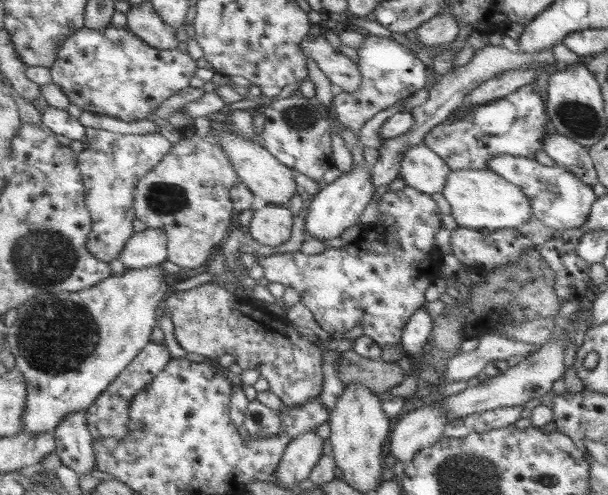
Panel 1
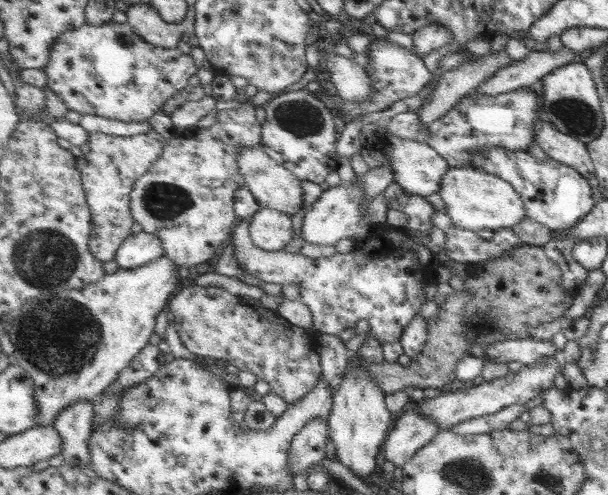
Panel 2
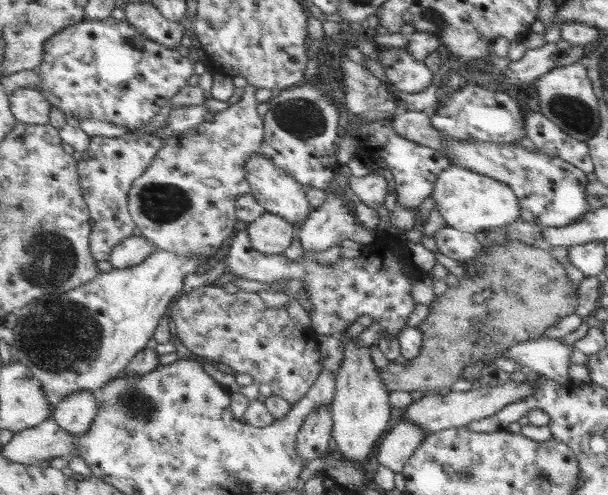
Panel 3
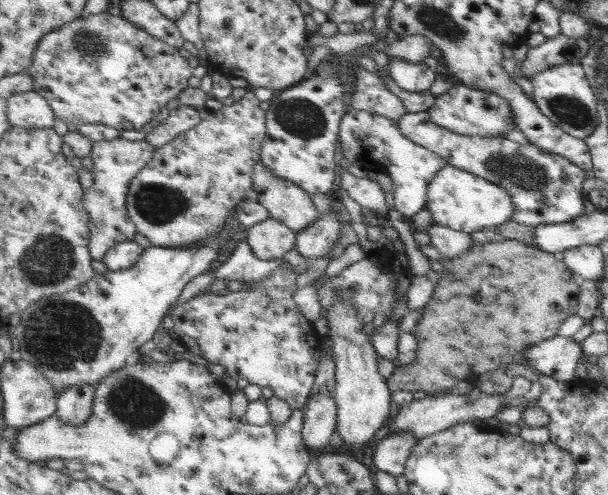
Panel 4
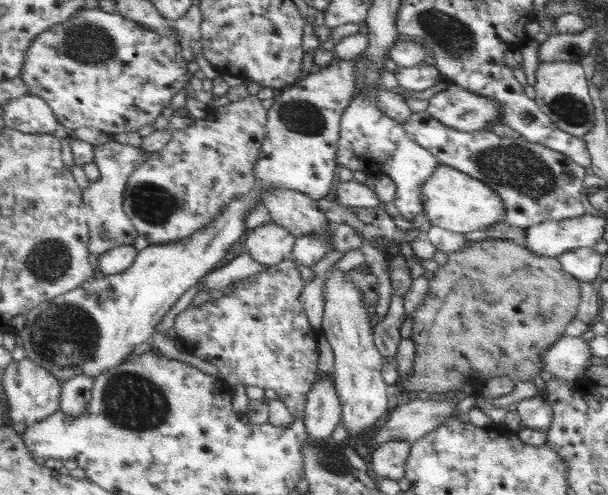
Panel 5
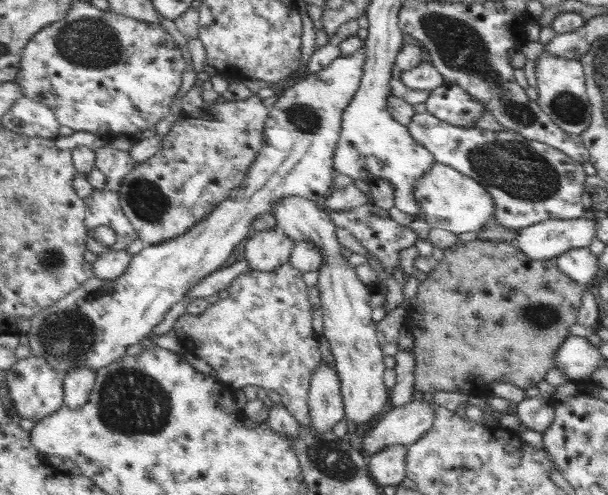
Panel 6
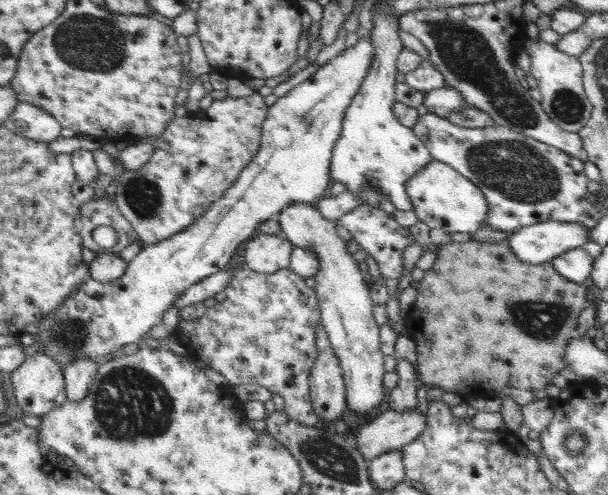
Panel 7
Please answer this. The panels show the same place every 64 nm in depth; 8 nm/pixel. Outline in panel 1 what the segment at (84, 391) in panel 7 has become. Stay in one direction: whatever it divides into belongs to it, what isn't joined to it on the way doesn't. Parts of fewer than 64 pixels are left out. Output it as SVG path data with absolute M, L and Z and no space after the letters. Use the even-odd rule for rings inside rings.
M85 412L73 414L67 420L63 420L63 424L53 434L57 436L55 454L63 458L63 466L73 470L77 478L81 476L93 478L93 472L99 472L95 438L87 428Z

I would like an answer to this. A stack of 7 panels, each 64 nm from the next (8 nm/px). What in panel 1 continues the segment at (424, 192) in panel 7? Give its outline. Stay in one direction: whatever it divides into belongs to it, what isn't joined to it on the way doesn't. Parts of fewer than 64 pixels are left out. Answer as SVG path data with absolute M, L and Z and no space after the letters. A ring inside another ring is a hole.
M455 170L447 178L447 186L441 192L451 206L455 222L469 230L509 230L525 224L533 218L531 202L523 194L523 188L507 182L499 174L487 170Z

